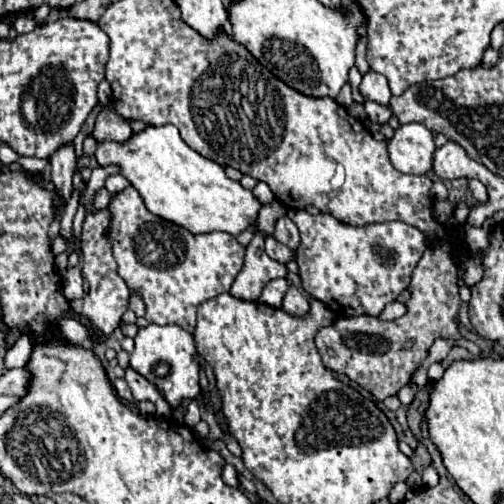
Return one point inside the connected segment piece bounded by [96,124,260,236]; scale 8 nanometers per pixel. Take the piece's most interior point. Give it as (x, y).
(176, 183)

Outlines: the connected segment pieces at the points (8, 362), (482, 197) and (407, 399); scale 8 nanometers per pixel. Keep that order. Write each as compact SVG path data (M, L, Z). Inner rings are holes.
M28 334L20 336L18 342L6 352L6 356L4 356L4 368L6 368L6 370L24 368L26 362L28 362L28 358L30 358L32 348L34 348L34 340L32 340Z
M470 180L468 182L468 186L470 186L470 190L472 190L472 194L474 194L474 198L478 200L478 204L484 204L484 202L488 202L488 192L486 192L486 188L484 188L484 184L480 182L480 180Z
M409 382L406 386L404 386L398 393L398 398L401 404L405 406L410 405L417 390L418 387L414 382Z

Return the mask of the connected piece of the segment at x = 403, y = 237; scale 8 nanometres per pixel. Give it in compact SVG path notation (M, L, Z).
M288 210L290 220L300 230L300 246L296 252L298 276L302 280L302 288L316 300L322 300L338 318L348 316L380 316L386 304L394 302L408 286L412 270L428 248L428 236L416 226L408 226L404 222L374 222L368 226L348 226L330 214L308 214L306 210Z

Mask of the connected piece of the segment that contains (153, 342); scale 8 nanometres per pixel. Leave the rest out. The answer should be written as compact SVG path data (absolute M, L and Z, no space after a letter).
M148 324L146 328L140 328L136 338L136 348L130 356L130 366L142 374L148 382L152 382L168 406L176 410L182 400L192 400L200 394L198 384L198 358L196 358L196 346L193 335L186 332L180 326L158 326Z

